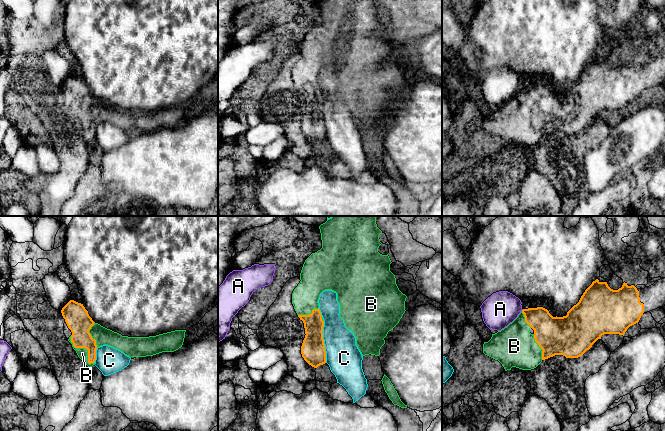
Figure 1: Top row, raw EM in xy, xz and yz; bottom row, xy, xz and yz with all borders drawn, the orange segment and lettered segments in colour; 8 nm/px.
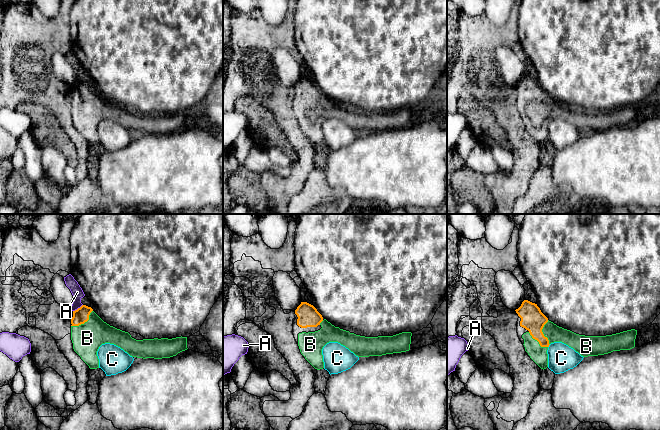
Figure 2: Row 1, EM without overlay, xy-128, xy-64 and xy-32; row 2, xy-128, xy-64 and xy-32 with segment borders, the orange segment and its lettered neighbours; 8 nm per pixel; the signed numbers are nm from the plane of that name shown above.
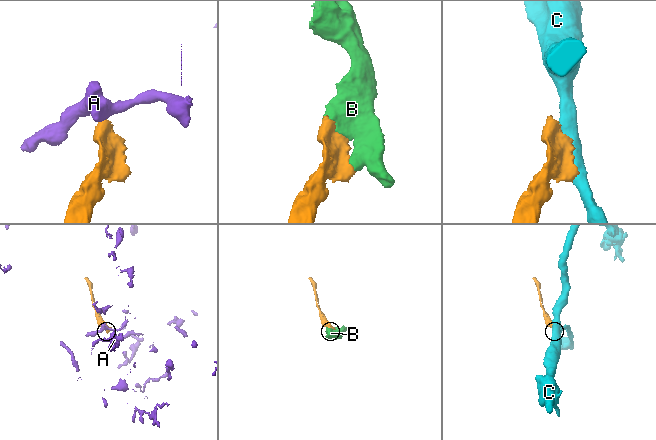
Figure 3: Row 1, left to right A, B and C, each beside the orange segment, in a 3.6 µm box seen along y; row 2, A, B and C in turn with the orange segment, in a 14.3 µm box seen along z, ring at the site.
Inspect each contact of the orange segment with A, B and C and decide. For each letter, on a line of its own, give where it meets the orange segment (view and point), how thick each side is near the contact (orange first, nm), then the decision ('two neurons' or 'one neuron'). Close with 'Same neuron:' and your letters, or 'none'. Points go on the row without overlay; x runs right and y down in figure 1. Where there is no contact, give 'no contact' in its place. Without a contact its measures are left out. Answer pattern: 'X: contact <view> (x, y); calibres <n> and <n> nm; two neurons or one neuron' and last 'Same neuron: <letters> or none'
A: contact yz (522, 86); calibres 220 and 280 nm; two neurons
B: contact xy (85, 124); calibres 190 and 90 nm; one neuron
C: contact xz (323, 118); calibres 190 and 280 nm; two neurons
Same neuron: B

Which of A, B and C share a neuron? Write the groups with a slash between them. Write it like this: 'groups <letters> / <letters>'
groups A / B / C

